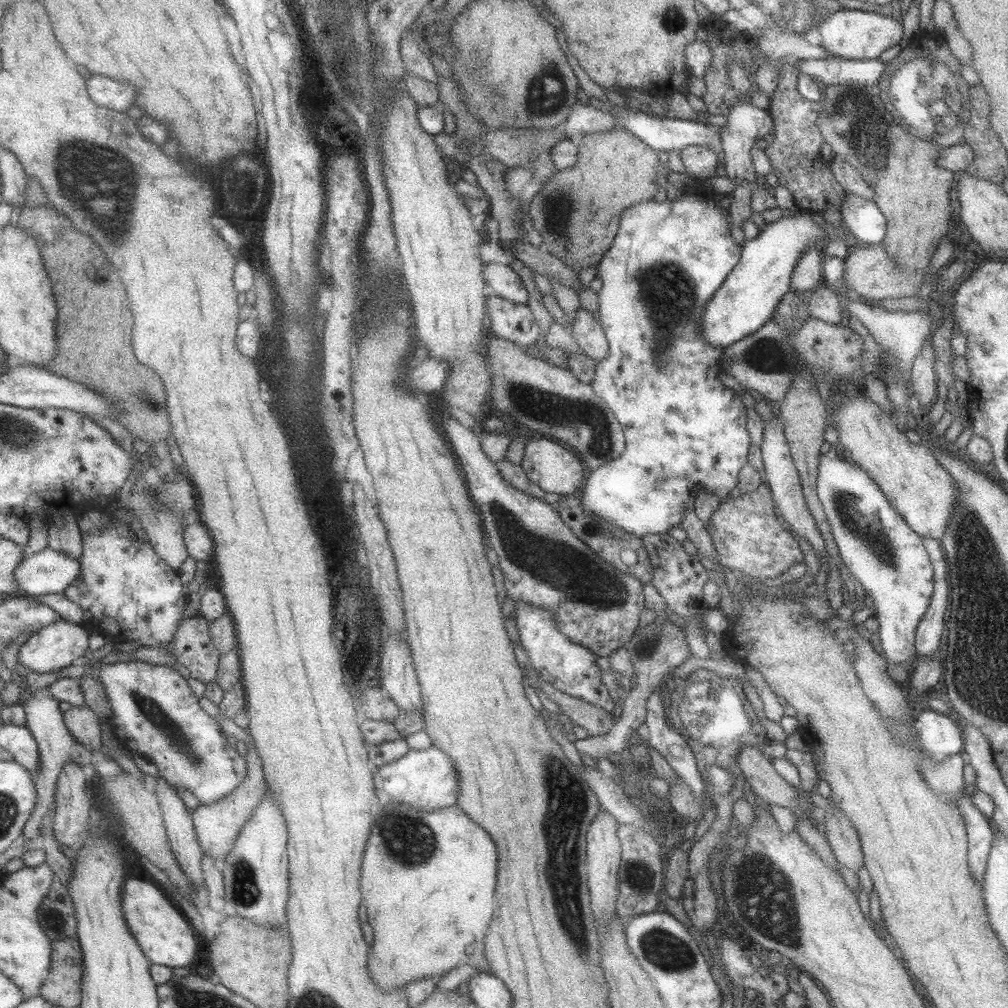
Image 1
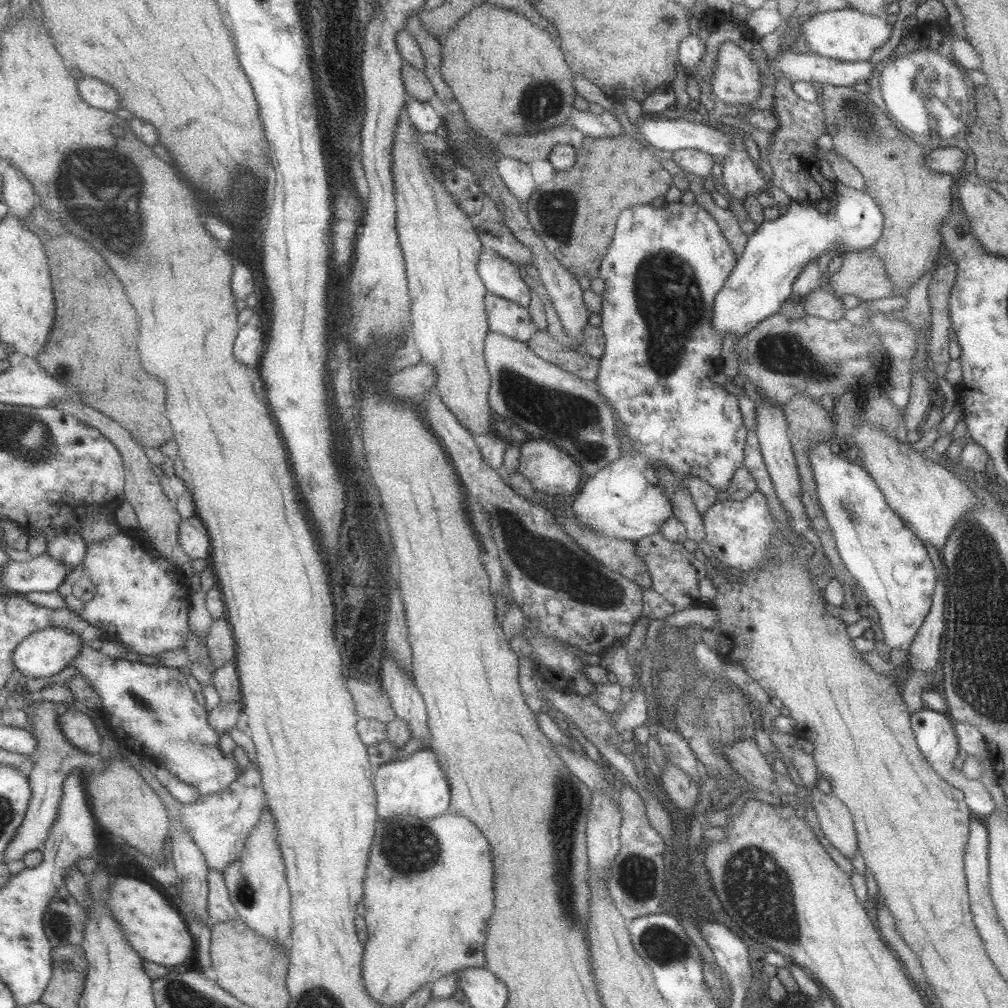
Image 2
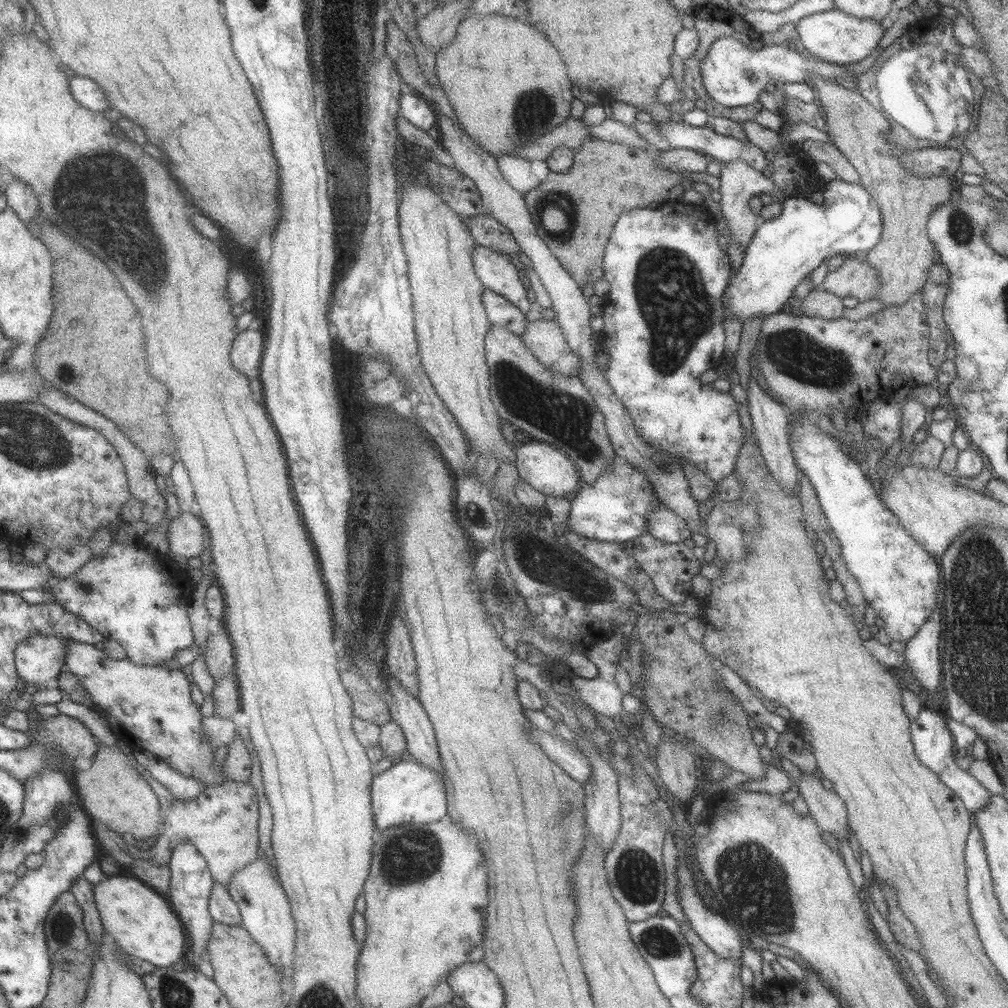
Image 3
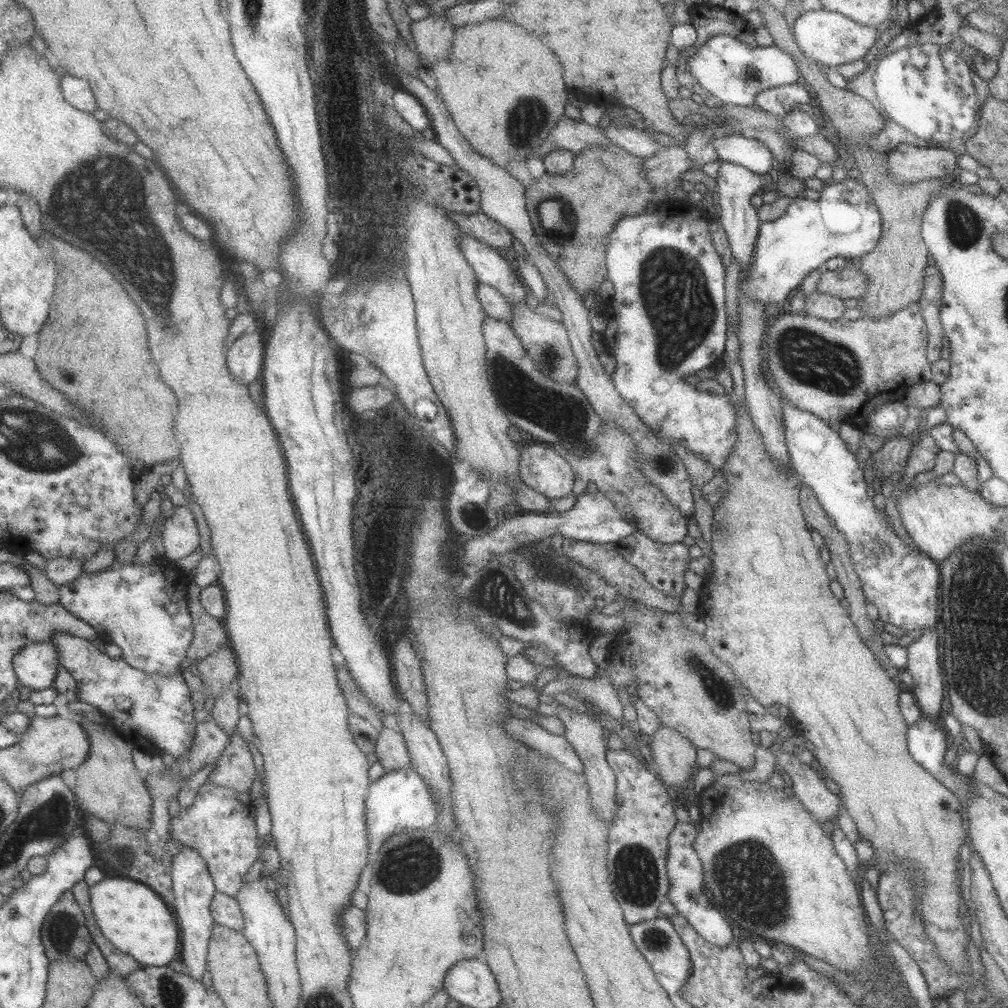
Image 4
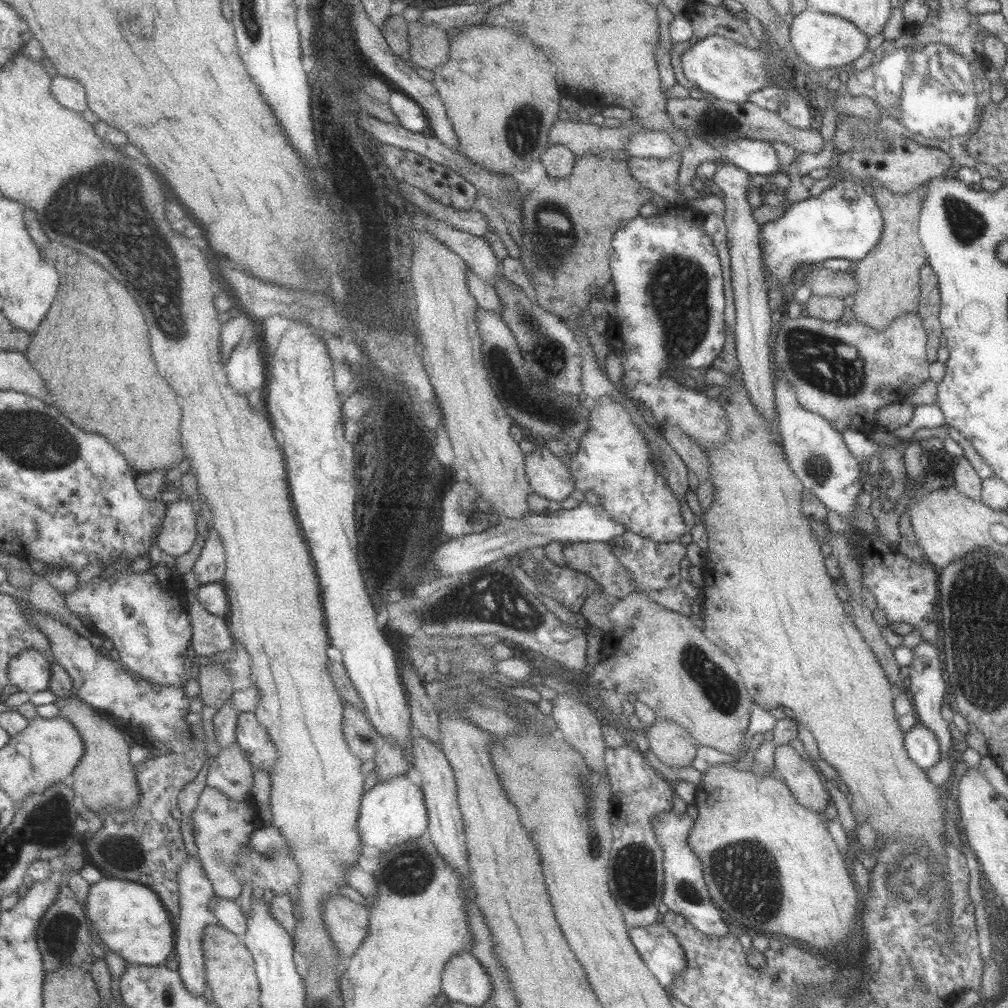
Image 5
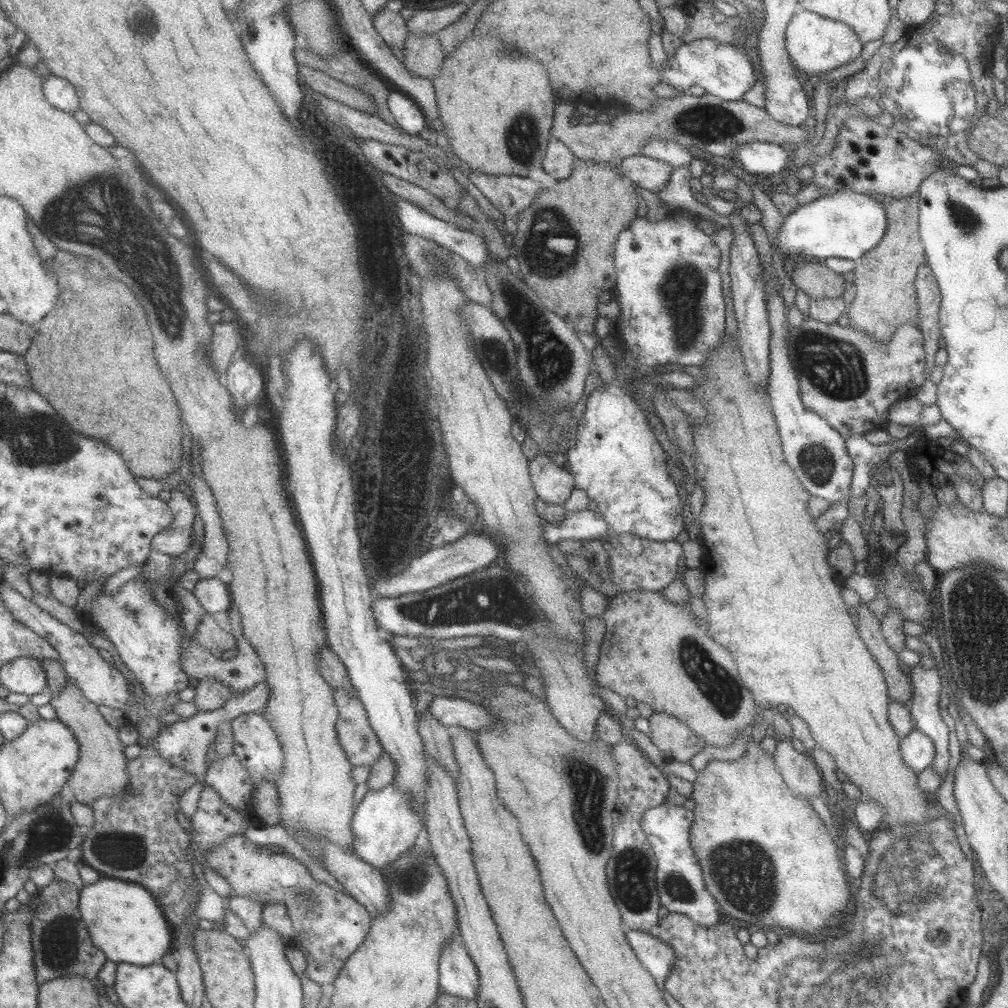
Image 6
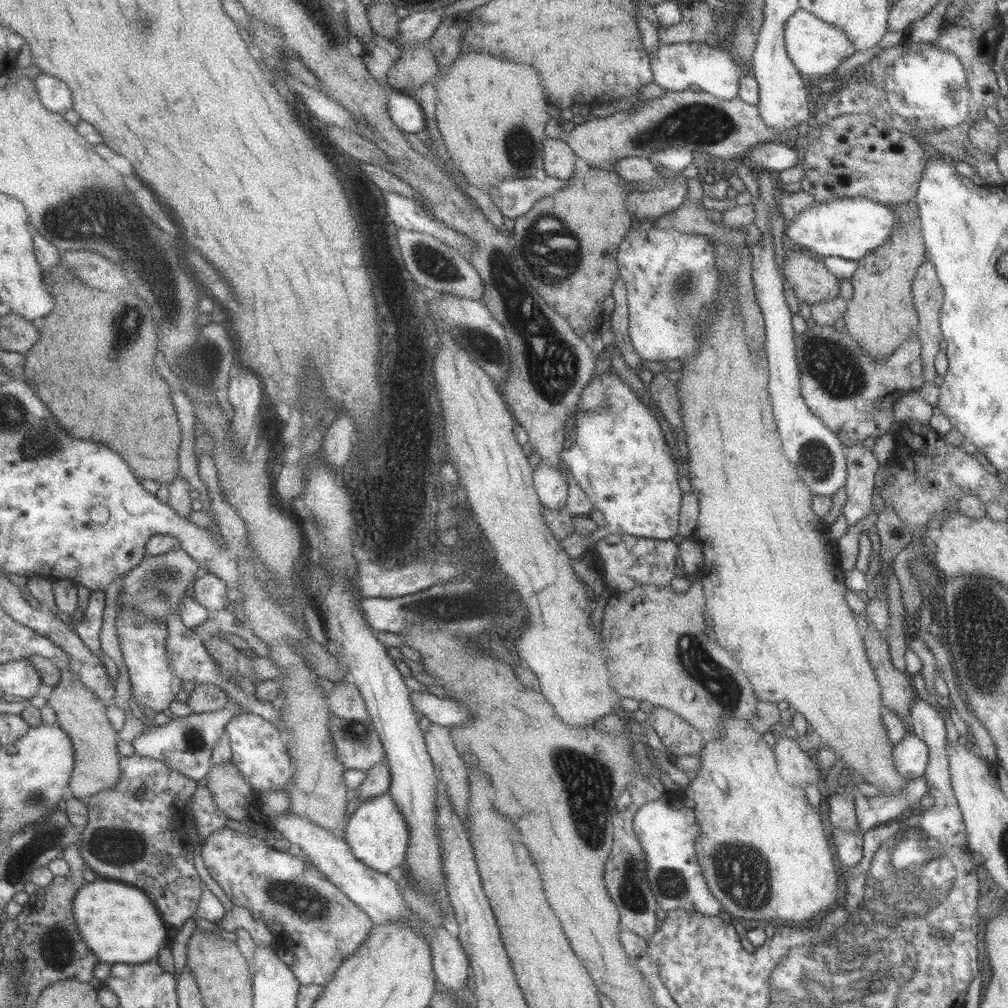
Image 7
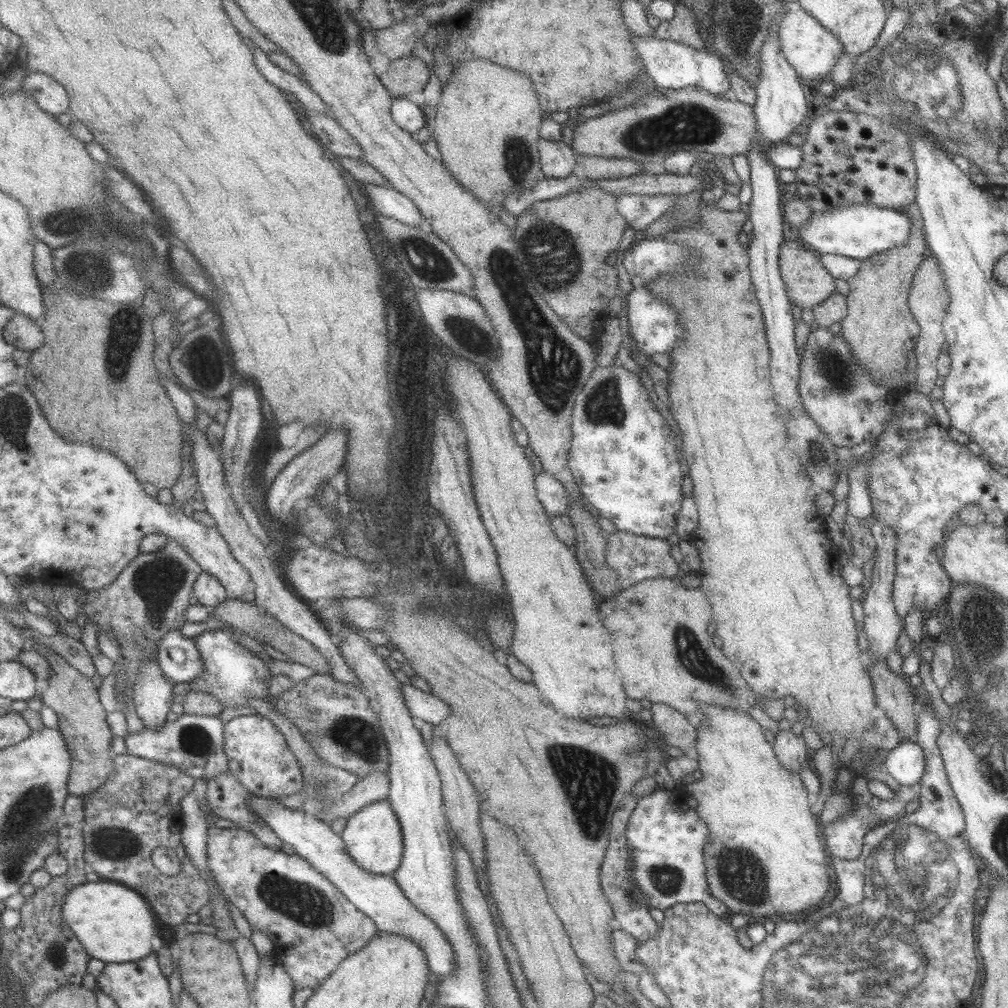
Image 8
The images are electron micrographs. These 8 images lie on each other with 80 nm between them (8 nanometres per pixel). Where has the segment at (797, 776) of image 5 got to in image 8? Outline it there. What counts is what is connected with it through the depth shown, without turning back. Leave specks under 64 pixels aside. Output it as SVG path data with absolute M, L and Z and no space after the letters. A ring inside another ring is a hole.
M780 730L774 735L772 750L783 768L799 776L799 768L811 768L803 737L790 731Z

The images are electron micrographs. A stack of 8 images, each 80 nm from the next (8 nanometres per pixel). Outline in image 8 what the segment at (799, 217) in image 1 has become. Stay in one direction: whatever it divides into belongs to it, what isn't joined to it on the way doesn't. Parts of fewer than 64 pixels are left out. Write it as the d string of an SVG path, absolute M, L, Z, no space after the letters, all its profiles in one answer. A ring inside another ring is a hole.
M855 204L829 209L817 215L811 214L811 219L792 233L798 242L817 254L840 254L861 261L906 244L910 228L909 218L899 210Z

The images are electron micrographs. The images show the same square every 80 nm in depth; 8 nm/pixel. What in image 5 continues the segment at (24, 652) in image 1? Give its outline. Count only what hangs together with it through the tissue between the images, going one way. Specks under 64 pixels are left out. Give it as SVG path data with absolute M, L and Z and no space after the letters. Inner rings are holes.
M29 650L11 660L9 681L27 693L44 692L51 686L53 659L37 650Z

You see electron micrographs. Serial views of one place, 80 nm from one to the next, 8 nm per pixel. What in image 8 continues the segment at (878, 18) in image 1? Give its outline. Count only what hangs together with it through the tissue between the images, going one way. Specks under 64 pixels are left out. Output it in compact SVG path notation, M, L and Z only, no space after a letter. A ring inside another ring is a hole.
M792 7L783 13L777 25L779 50L797 73L800 79L826 79L833 65L842 55L841 43L831 32L825 30L808 12L798 7Z

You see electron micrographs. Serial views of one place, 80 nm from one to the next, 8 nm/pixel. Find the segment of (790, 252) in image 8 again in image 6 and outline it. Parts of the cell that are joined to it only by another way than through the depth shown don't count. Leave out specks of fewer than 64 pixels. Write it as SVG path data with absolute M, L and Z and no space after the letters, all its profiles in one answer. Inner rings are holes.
M820 261L795 262L791 272L792 284L811 299L841 297L844 277L828 270Z

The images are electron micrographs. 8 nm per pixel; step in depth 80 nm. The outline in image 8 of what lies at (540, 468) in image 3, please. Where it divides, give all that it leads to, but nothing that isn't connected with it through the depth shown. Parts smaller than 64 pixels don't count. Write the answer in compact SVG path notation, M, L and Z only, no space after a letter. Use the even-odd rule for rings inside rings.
M541 471L534 476L534 487L536 497L548 517L566 514L568 510L566 492L556 478L548 472Z

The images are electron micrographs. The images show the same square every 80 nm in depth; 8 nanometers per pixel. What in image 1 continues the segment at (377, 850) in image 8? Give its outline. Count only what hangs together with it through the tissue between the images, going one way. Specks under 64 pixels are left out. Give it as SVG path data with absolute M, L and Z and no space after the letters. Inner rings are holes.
M436 746L426 750L410 749L401 759L373 769L376 792L374 809L383 810L388 804L396 802L425 812L447 808L454 804L459 795L457 777L451 759Z

